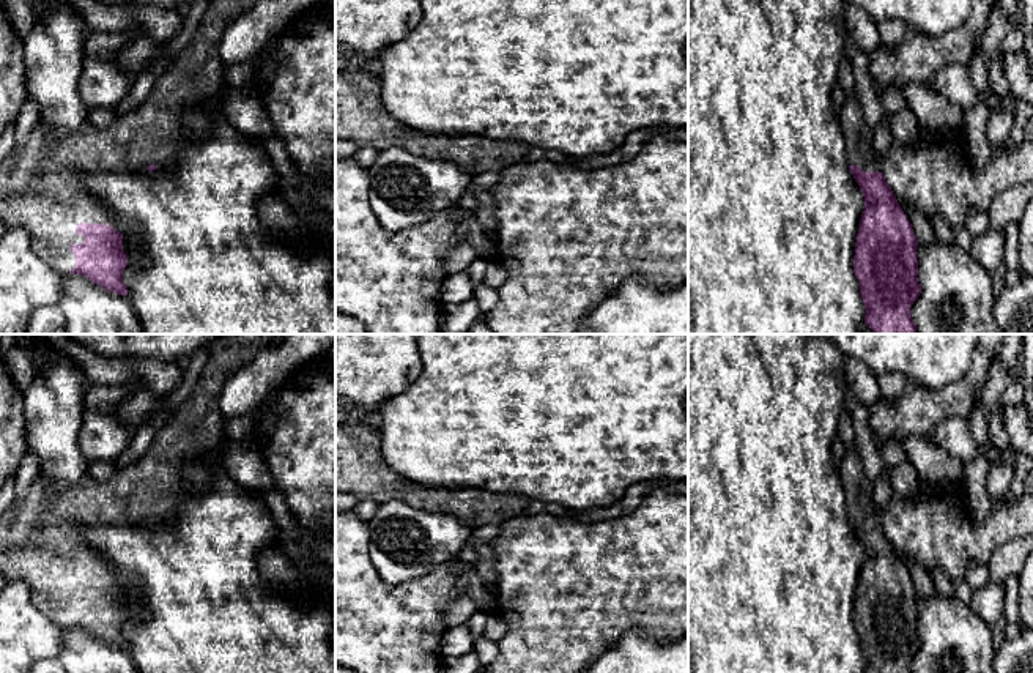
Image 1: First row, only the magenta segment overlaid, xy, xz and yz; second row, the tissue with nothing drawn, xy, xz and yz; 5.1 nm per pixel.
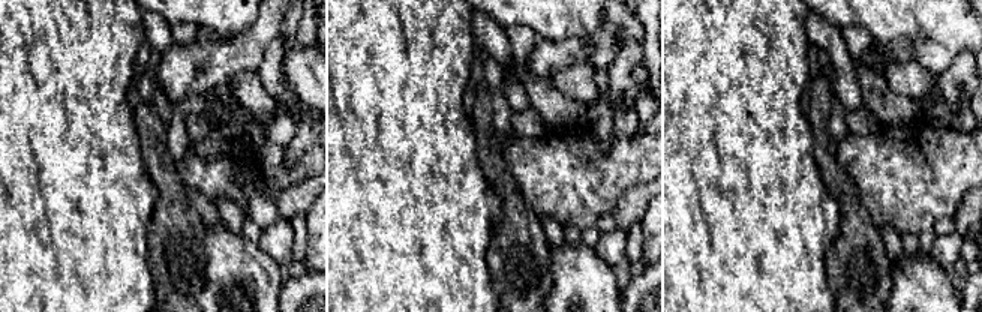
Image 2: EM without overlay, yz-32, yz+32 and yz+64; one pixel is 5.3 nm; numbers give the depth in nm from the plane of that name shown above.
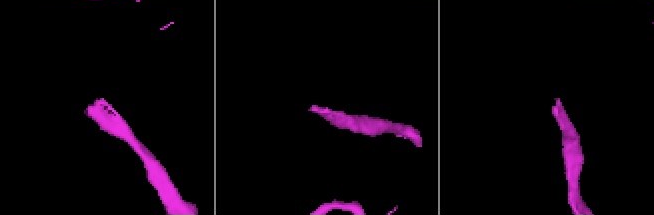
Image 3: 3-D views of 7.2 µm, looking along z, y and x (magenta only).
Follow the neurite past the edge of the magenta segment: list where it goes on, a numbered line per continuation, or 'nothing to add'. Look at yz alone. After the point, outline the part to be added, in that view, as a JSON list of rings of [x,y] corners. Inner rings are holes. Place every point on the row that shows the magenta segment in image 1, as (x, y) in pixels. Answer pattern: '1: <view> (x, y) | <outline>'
1: yz (858, 136) | [[[857,93],[847,95],[838,118],[846,139],[846,159],[849,165],[858,165],[863,172],[880,172],[872,147],[874,131],[865,121]]]

